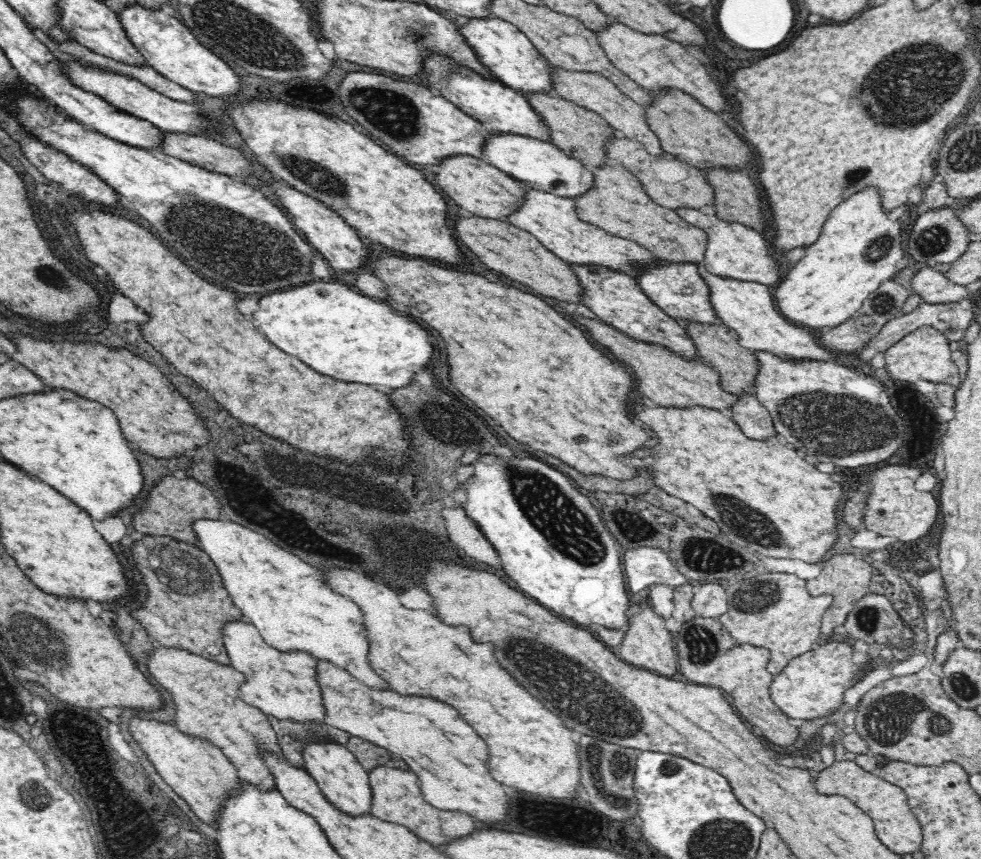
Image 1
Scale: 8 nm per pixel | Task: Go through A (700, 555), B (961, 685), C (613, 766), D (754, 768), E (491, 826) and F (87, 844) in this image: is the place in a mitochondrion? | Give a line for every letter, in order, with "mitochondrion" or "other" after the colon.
A: mitochondrion
B: mitochondrion
C: mitochondrion
D: other
E: other
F: other

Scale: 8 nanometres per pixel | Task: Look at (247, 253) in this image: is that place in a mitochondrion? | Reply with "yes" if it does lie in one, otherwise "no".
yes

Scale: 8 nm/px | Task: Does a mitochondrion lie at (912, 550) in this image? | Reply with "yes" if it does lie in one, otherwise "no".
no

